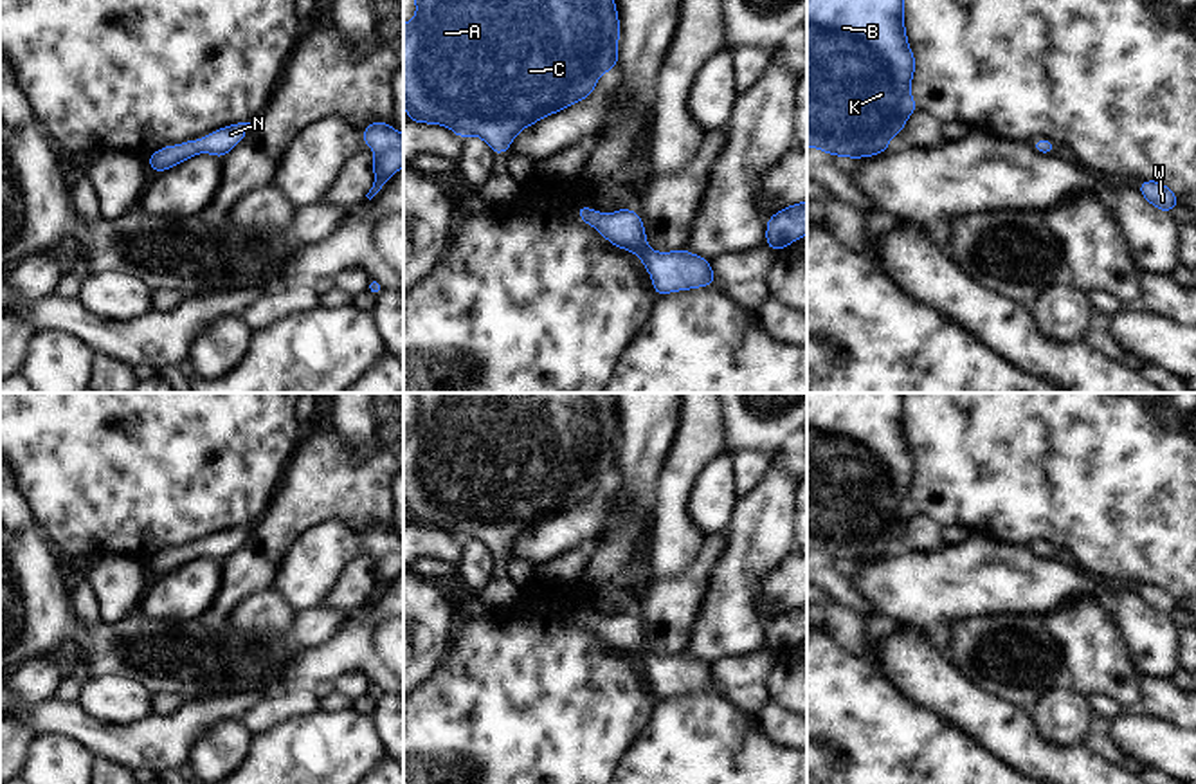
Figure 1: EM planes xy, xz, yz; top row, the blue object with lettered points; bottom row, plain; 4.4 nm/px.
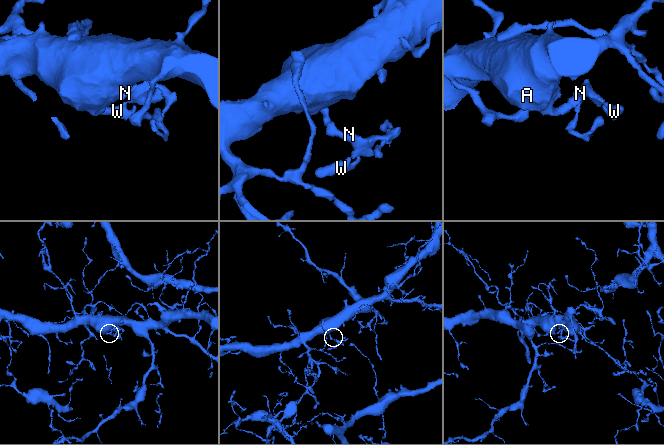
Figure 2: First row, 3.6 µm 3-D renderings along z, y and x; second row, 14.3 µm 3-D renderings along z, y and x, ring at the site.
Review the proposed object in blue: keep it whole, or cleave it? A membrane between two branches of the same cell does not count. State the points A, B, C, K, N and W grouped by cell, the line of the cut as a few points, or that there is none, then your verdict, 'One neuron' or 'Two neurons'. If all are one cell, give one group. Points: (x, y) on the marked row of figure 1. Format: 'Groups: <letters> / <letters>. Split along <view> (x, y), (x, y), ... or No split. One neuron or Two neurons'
Groups: A B C K N W. No split. One neuron.

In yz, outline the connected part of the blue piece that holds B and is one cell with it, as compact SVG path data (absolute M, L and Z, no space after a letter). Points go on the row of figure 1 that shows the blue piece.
M807 0L807 148L850 159L888 151L893 135L917 112L910 94L915 56L904 31L904 0Z

